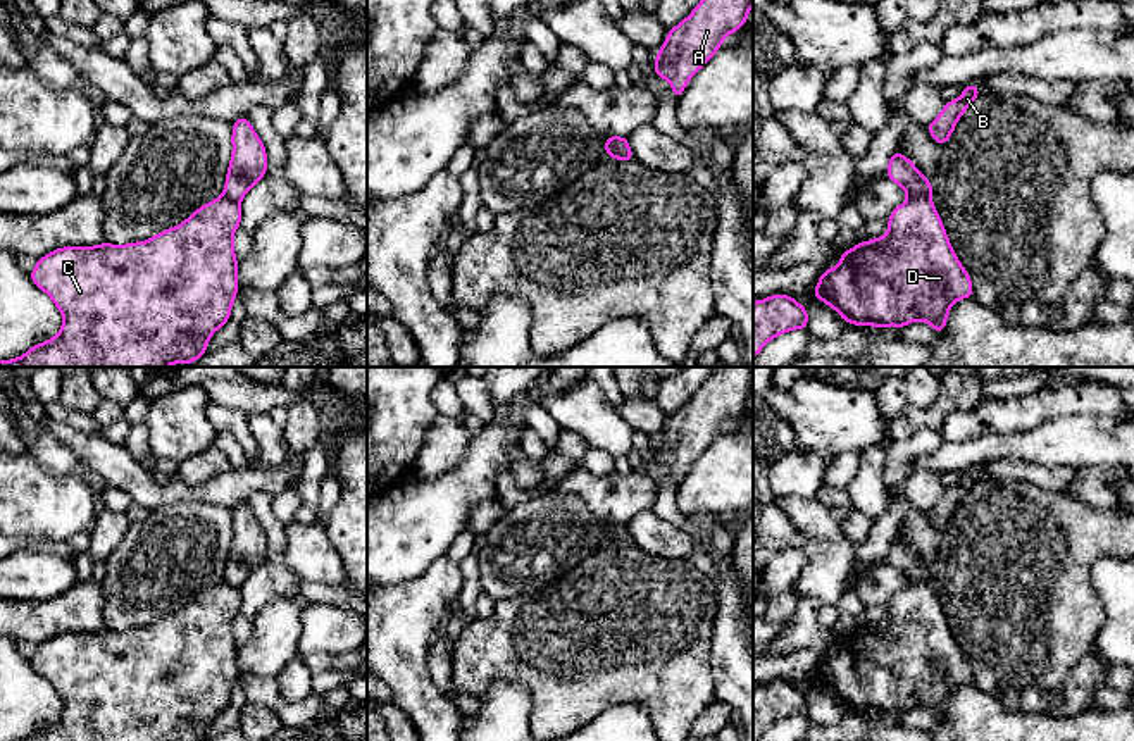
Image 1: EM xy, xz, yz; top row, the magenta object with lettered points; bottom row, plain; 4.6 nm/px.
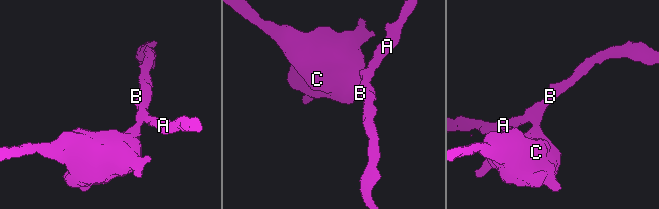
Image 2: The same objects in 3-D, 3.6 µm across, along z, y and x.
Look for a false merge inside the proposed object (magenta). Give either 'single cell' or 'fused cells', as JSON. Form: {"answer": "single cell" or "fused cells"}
{"answer": "fused cells"}

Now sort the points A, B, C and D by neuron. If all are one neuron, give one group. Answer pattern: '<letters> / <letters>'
A B / C D

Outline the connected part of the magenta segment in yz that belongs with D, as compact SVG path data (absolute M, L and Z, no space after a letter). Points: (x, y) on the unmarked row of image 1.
M910 582L888 603L889 615L884 622L858 627L851 636L841 638L836 653L820 658L815 677L810 682L832 693L846 710L905 713L913 707L925 707L939 722L946 712L951 691L962 684L972 684L974 674L969 658L955 641L946 615L931 584Z

